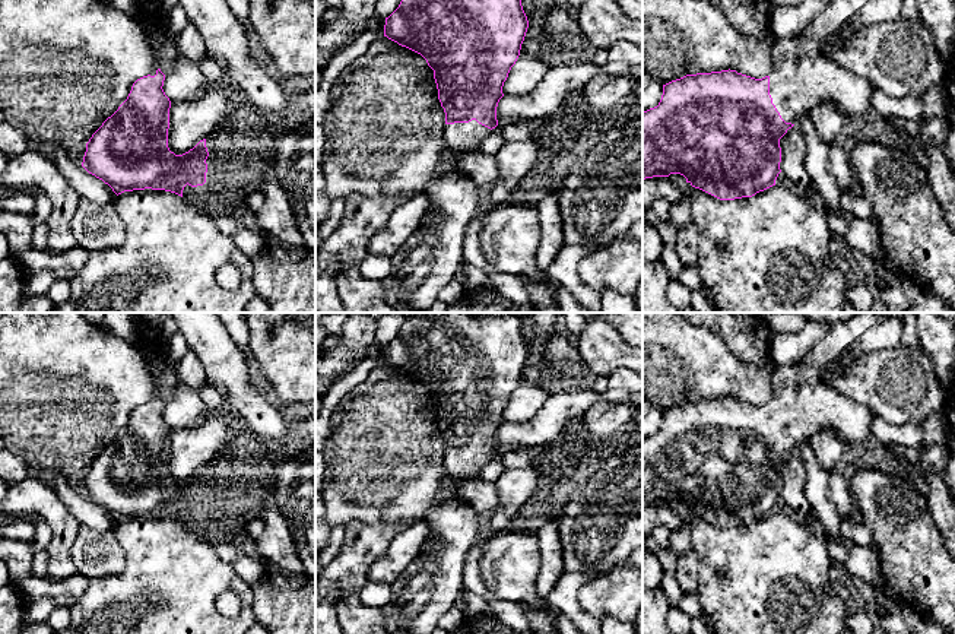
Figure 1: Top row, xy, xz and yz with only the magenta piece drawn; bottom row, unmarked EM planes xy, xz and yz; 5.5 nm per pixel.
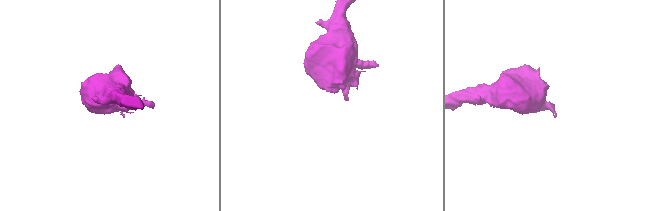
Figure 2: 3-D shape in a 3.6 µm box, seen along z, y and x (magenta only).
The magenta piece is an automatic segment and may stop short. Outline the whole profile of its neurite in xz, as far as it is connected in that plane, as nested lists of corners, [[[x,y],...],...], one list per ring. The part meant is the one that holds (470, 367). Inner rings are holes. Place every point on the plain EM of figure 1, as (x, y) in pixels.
[[[425,313],[409,317],[399,335],[386,345],[384,364],[421,381],[434,397],[438,427],[445,440],[444,465],[447,481],[470,482],[480,479],[480,470],[498,453],[496,434],[504,424],[502,413],[515,392],[529,355],[521,333],[521,317],[483,317],[470,313]]]

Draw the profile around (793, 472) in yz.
[[[794,451],[780,466],[781,475],[781,500],[791,508],[794,517],[803,523],[810,522],[810,505],[808,503],[805,488],[808,470],[802,456]]]

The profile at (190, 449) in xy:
[[[231,406],[207,410],[204,421],[196,428],[172,428],[169,435],[168,475],[175,482],[193,476],[209,466],[216,453],[234,444],[234,431],[242,416]]]

